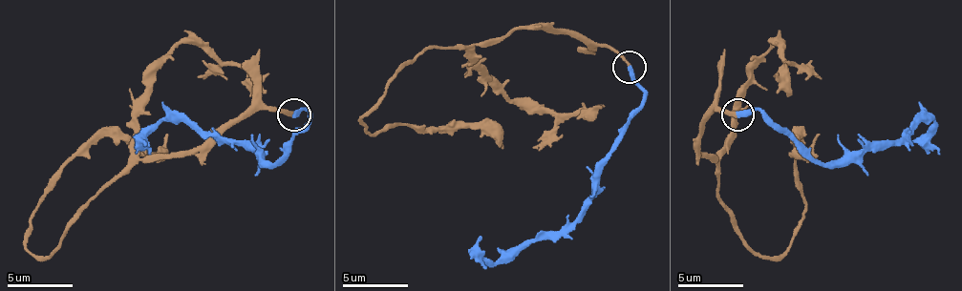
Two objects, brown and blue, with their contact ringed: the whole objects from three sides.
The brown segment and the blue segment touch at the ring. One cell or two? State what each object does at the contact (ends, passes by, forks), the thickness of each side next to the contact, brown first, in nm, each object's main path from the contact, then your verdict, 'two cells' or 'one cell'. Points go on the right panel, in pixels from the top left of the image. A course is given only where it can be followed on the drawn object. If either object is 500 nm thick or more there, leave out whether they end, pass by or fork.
brown ends | blue ends | 240/400 nm | brown via (737, 114), (714, 110), (700, 146), (757, 252), (793, 245), (799, 136), (799, 153), (819, 134) | blue via (737, 114), (759, 110), (780, 123), (823, 163), (894, 143), (917, 120), (930, 120), (924, 134), (908, 146) | one cell

